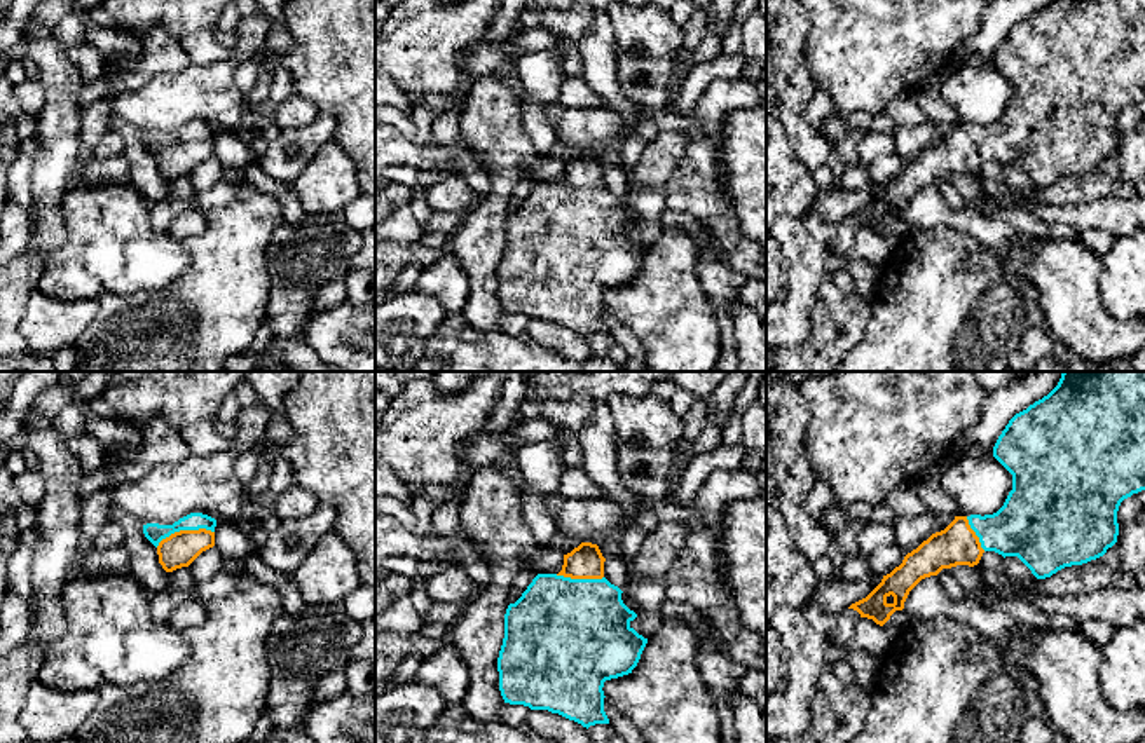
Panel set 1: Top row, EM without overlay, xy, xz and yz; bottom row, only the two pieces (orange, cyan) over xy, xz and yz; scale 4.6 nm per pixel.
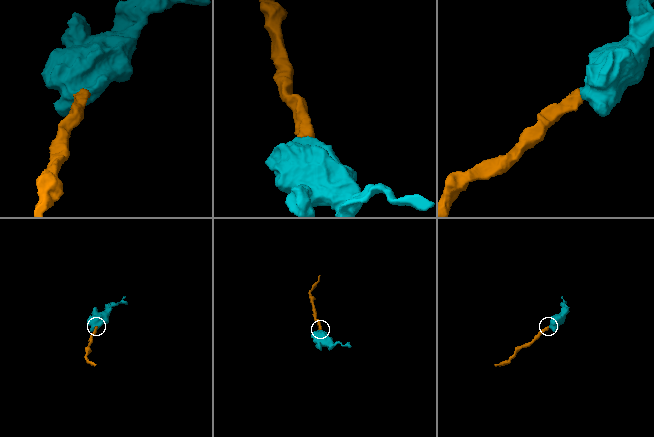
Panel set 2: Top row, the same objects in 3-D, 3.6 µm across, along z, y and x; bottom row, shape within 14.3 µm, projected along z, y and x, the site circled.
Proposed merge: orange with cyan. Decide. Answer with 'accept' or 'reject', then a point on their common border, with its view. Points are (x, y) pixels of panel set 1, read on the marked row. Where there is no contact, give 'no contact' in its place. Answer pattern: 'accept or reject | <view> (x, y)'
accept | xy (184, 531)

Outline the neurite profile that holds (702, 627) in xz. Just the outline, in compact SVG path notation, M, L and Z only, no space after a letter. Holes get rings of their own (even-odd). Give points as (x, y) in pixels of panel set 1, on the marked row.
M668 602L662 603L662 617L672 619L681 617L684 619L695 631L696 638L702 642L705 637L710 637L716 647L726 654L726 644L723 642L717 628L710 623L710 619L695 605L688 602Z

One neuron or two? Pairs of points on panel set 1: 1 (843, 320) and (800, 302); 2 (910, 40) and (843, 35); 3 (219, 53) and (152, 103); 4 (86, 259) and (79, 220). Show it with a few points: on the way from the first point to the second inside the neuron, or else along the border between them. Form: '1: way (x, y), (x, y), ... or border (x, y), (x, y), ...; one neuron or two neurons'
1: border (828, 278), (812, 309), (812, 330), (795, 344); two neurons
2: way (894, 35), (859, 35); one neuron
3: border (231, 49), (224, 60), (205, 65), (191, 63); two neurons
4: way (86, 250), (82, 229); one neuron

